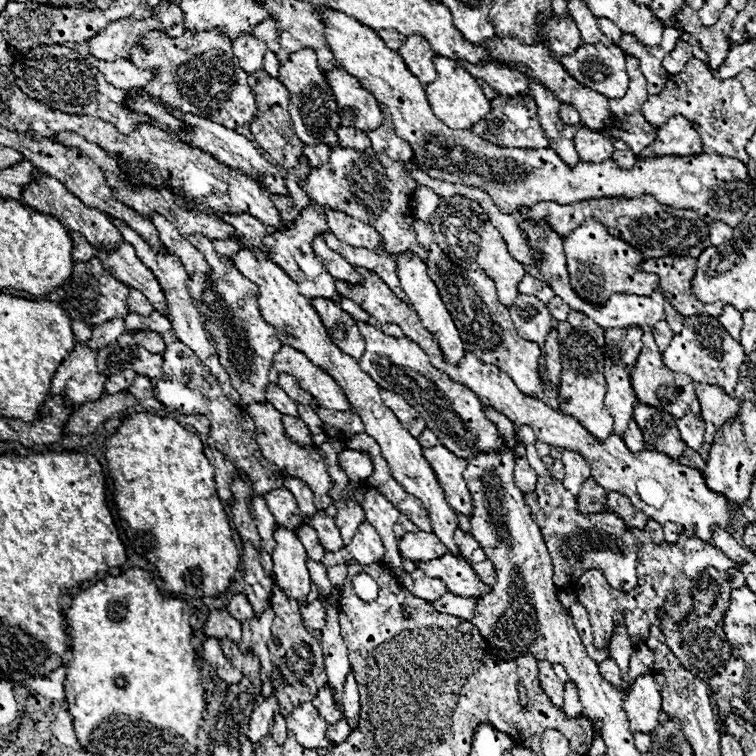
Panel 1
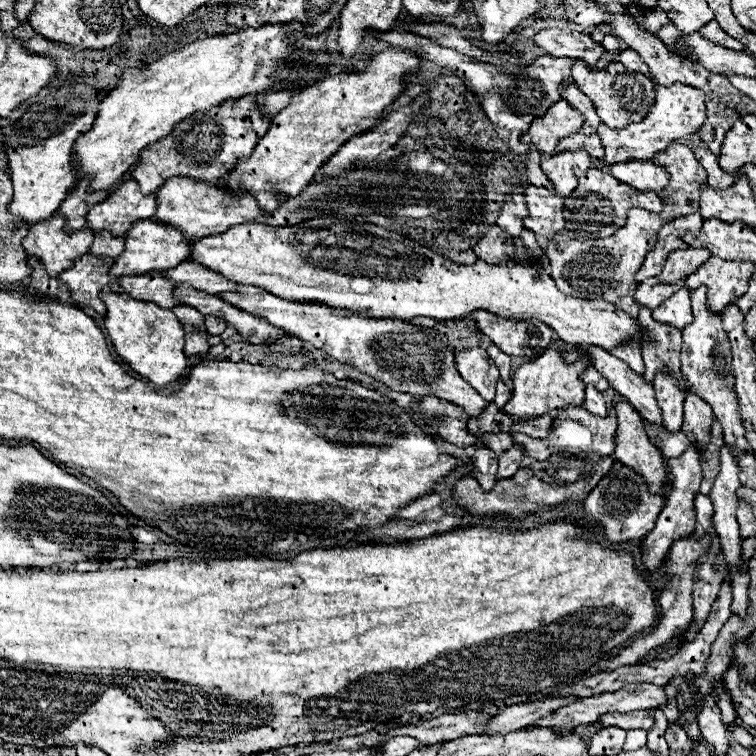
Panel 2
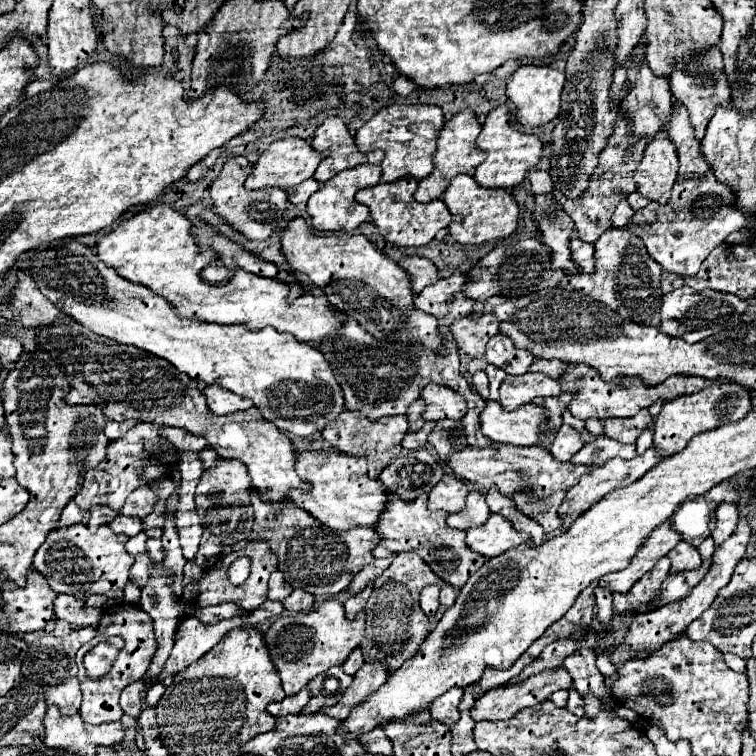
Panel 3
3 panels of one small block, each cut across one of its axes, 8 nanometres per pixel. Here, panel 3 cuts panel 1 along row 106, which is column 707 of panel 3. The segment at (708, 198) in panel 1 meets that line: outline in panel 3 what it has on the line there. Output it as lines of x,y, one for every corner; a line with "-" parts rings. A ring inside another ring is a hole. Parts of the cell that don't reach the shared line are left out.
716,386
700,390
690,396
680,396
662,406
660,416
654,422
654,450
668,458
688,446
692,436
708,430
716,430
728,422
738,422
750,412
750,392
746,388

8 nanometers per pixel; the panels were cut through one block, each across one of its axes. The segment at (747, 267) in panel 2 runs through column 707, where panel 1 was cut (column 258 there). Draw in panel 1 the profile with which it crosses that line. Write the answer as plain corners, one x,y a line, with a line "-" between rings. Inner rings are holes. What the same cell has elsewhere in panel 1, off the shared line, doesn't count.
244,248
238,252
238,256
232,260
232,264
248,280
254,280
254,284
258,284
258,288
260,288
258,304
262,308
262,316
266,318
268,324
276,326
280,342
290,348
298,348
298,352
306,354
312,360
312,364
316,364
318,368
324,368
324,372
334,376
338,386
342,386
346,400
350,400
356,414
364,422
366,434
370,434
380,444
382,458
388,462
394,480
398,480
398,484
402,484
402,488
406,488
406,492
410,492
422,500
424,508
430,514
434,534
448,546
452,556
458,556
458,546
454,542
454,530
458,528
456,514
454,514
452,506
444,500
444,492
438,486
430,464
422,456
422,446
418,444
418,440
414,436
410,436
408,430
402,428
402,424
392,414
392,410
384,406
384,402
380,398
380,386
366,372
362,372
362,368
358,366
358,360
354,360
352,356
342,352
330,340
320,316
316,314
316,310
310,304
310,300
298,292
298,284
282,268
278,268
272,260
264,260
264,262
256,260
252,256
252,252
248,252

